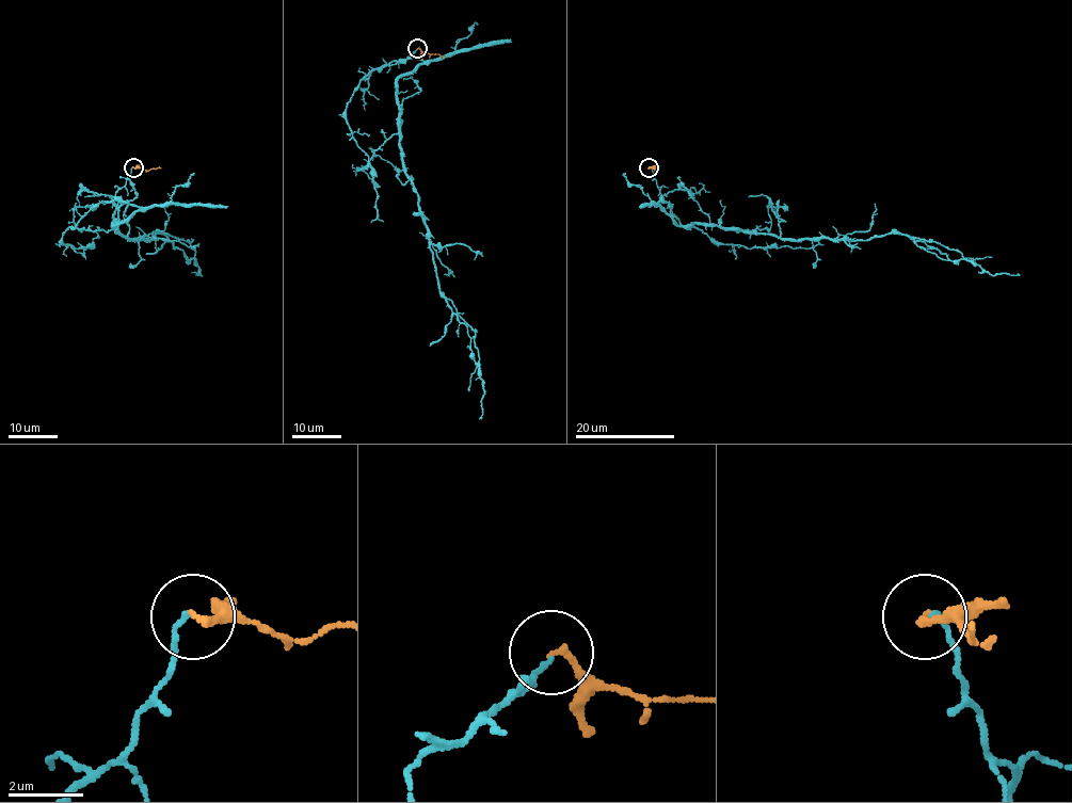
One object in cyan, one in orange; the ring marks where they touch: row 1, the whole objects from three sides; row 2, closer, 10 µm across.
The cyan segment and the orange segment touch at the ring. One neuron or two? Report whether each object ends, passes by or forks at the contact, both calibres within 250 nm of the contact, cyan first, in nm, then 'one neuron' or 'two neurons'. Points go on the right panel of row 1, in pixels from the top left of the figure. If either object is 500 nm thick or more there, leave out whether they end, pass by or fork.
cyan ends there; orange ends there; 110 nm thick on the cyan side, 200 nm on the other; one neuron

